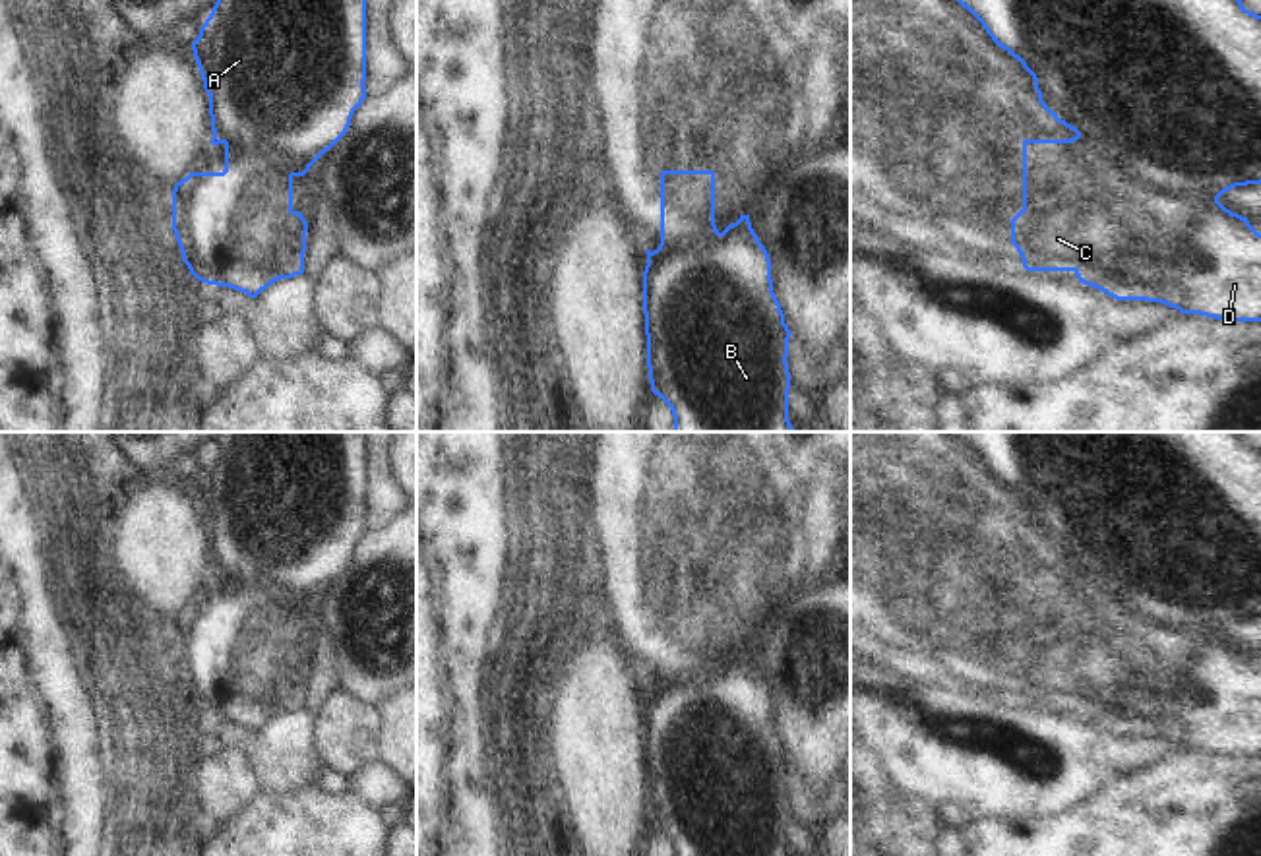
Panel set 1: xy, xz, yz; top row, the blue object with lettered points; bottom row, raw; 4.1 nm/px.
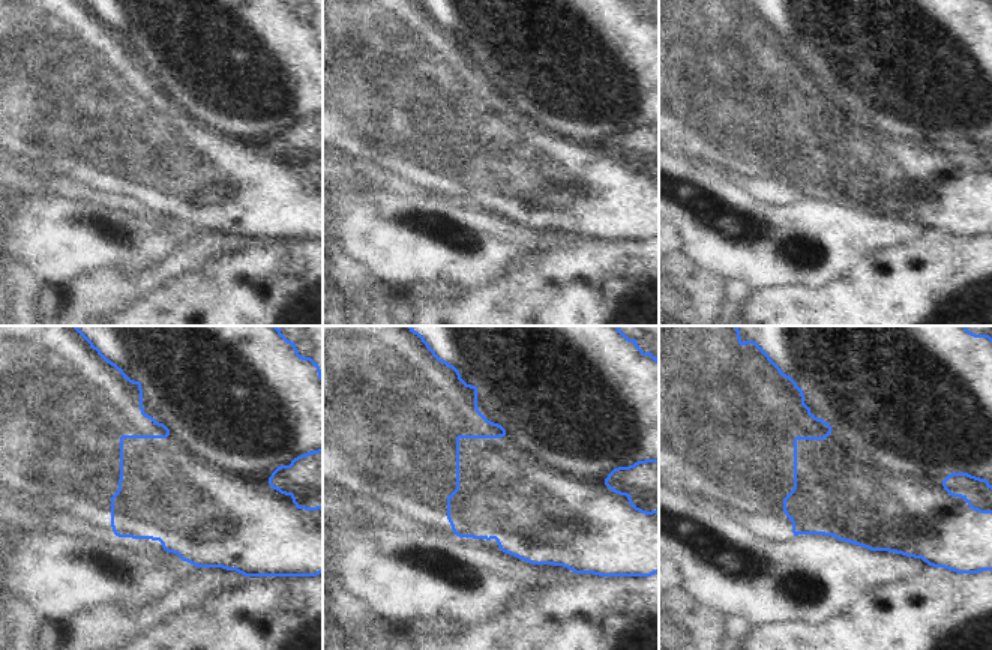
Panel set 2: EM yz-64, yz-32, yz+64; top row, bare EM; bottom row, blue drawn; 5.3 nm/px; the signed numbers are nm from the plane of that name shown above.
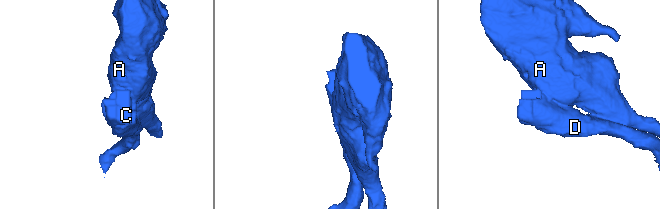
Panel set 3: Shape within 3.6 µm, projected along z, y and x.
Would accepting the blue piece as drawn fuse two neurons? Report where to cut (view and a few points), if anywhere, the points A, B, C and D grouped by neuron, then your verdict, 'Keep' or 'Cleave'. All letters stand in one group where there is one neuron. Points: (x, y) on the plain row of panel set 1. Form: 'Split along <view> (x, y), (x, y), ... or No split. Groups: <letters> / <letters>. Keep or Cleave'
Split along yz (1077, 568), (1093, 574), (1151, 620), (1217, 634). Groups: A B / C D. Cleave.

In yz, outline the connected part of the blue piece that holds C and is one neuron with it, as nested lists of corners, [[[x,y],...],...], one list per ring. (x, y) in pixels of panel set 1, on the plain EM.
[[[1083,569],[1023,575],[1023,643],[1011,653],[1011,678],[1027,705],[1073,705],[1079,717],[1116,734],[1160,736],[1182,748],[1226,755],[1261,755],[1261,668],[1247,651],[1215,631],[1151,622]]]

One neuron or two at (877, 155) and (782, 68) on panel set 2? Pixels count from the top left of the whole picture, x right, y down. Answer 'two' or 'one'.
one

